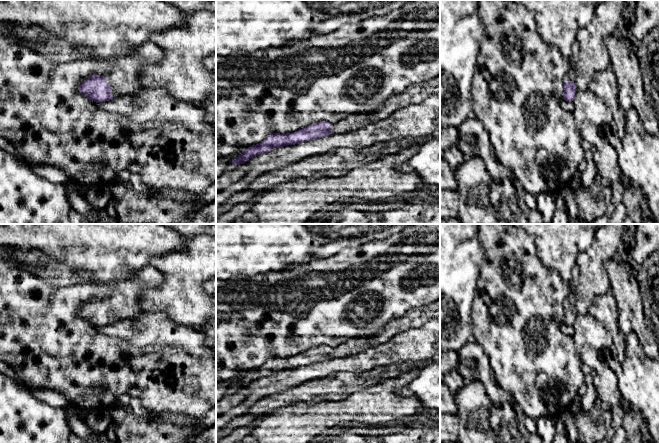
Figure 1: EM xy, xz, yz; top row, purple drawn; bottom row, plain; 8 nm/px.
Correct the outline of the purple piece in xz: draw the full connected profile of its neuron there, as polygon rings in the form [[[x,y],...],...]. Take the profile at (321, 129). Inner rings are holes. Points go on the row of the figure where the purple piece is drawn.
[[[440,74],[429,81],[409,86],[402,93],[390,96],[374,112],[352,114],[333,124],[324,121],[317,122],[293,133],[270,134],[261,143],[246,148],[243,154],[232,161],[232,165],[244,164],[260,154],[287,145],[295,145],[331,134],[351,133],[369,124],[387,119],[398,109],[417,104],[436,93],[440,93]]]

